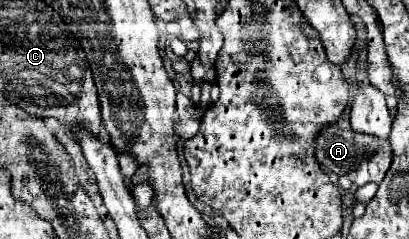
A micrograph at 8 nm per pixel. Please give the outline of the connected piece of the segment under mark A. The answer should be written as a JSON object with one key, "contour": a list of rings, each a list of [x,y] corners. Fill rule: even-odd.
{"contour":[[[328,123],[316,135],[316,161],[334,175],[346,175],[354,185],[362,187],[370,181],[380,183],[390,167],[392,151],[388,139],[372,139],[368,135],[356,135],[354,131],[340,129],[338,123]],[[378,153],[378,155],[376,155]]]}

